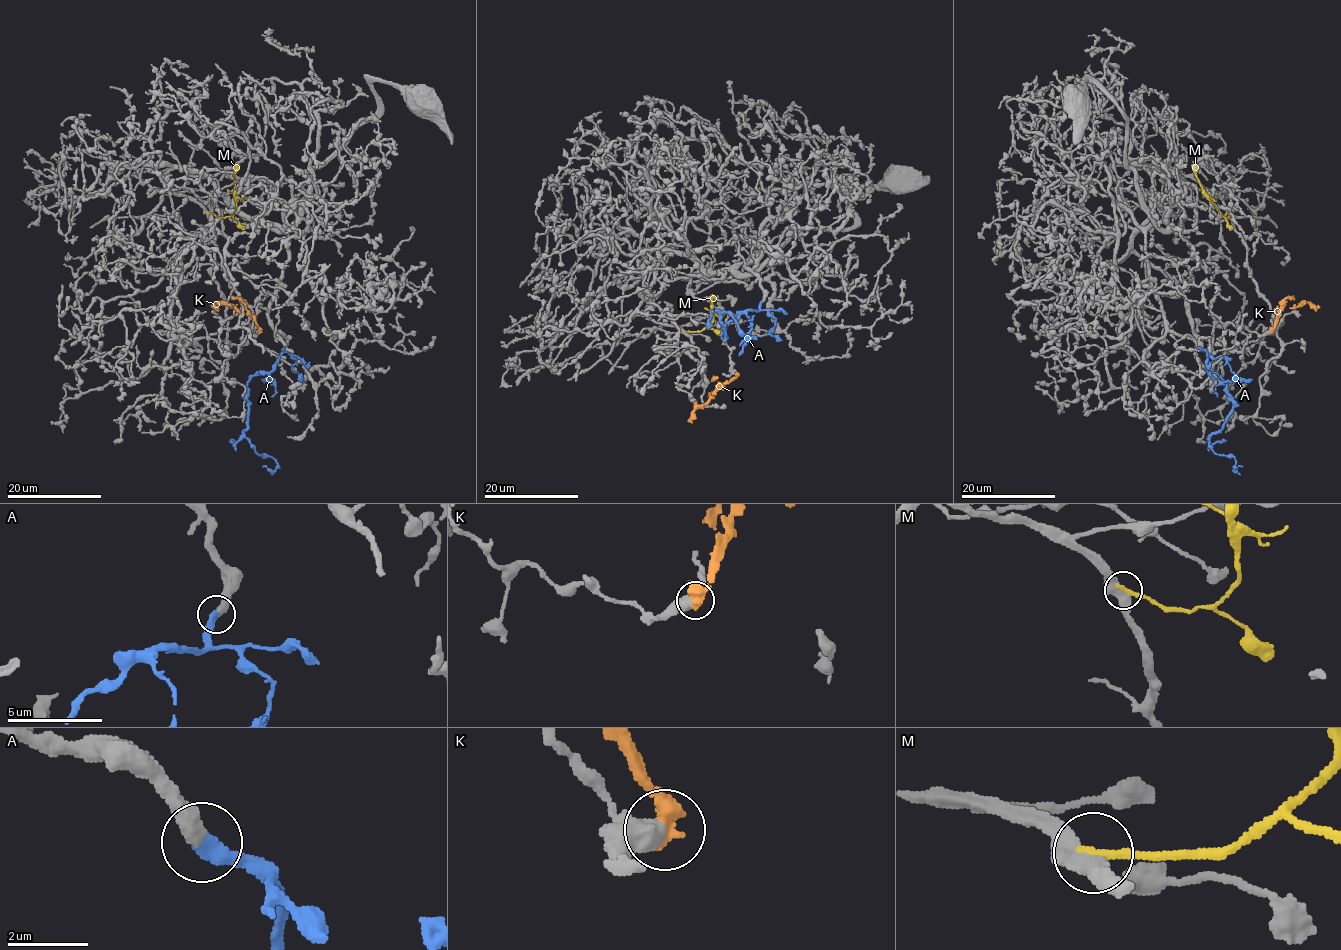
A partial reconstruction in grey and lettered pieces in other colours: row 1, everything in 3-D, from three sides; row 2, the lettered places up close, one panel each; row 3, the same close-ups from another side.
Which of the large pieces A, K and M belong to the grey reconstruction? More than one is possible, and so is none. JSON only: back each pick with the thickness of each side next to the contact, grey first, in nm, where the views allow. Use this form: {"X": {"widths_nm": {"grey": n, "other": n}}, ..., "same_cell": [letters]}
{"A": {"widths_nm": {"grey": 400, "other": 360}}, "same_cell": ["A"]}

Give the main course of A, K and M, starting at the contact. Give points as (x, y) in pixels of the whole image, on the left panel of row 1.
A: (284, 347), (270, 372), (247, 383), (243, 435), (259, 455), (277, 464), (274, 470), (262, 467)
K: (260, 332), (255, 318), (241, 299), (234, 299), (234, 306), (219, 302), (215, 307)
M: (208, 212), (228, 217), (236, 208), (234, 177), (237, 164)

